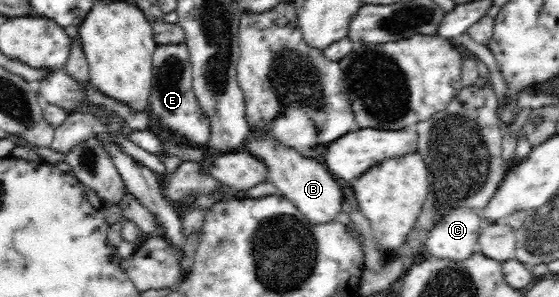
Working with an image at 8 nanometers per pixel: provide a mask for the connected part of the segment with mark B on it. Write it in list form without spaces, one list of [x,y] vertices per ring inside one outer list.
[[[253,134],[241,150],[247,151],[265,163],[269,170],[269,182],[277,186],[279,195],[286,197],[302,217],[313,225],[329,225],[343,211],[345,195],[337,178],[323,165],[321,159],[305,158],[297,150],[279,147],[274,139],[255,139]]]

